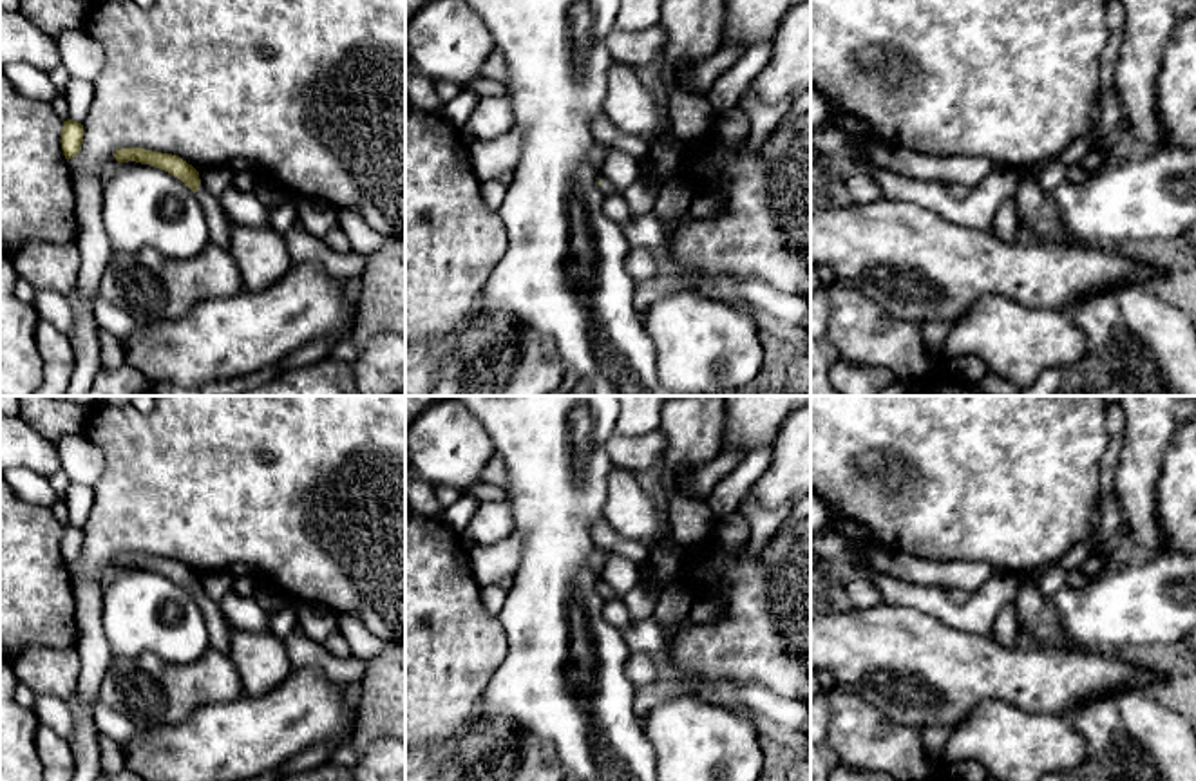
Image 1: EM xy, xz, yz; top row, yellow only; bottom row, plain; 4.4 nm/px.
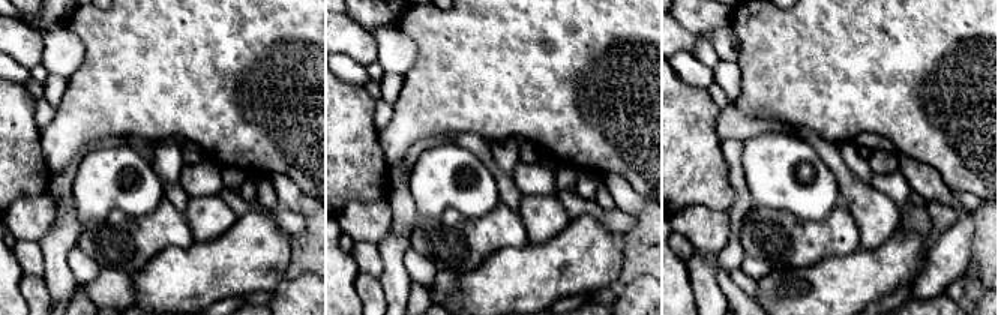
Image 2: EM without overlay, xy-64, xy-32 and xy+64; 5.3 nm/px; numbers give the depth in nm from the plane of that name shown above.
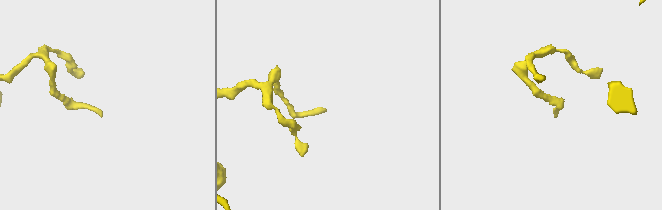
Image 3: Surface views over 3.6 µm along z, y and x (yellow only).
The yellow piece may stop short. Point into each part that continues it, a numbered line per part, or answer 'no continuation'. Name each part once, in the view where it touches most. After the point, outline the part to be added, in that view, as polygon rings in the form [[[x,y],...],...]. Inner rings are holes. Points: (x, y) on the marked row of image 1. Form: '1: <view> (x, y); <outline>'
1: xy (219, 225); [[[203,184],[195,192],[195,197],[199,199],[199,202],[204,210],[204,215],[206,215],[206,222],[208,222],[208,230],[210,230],[210,242],[214,242],[219,248],[228,249],[232,222],[226,217],[219,199],[214,197],[212,193],[208,193]]]

